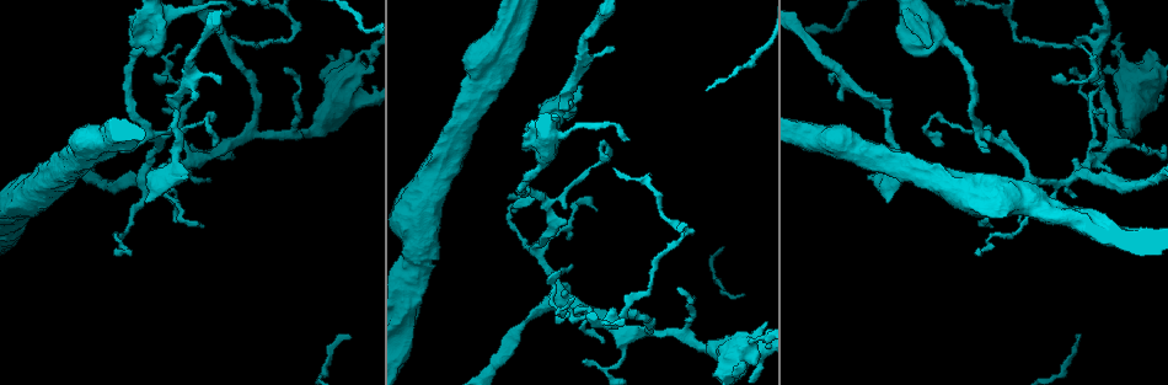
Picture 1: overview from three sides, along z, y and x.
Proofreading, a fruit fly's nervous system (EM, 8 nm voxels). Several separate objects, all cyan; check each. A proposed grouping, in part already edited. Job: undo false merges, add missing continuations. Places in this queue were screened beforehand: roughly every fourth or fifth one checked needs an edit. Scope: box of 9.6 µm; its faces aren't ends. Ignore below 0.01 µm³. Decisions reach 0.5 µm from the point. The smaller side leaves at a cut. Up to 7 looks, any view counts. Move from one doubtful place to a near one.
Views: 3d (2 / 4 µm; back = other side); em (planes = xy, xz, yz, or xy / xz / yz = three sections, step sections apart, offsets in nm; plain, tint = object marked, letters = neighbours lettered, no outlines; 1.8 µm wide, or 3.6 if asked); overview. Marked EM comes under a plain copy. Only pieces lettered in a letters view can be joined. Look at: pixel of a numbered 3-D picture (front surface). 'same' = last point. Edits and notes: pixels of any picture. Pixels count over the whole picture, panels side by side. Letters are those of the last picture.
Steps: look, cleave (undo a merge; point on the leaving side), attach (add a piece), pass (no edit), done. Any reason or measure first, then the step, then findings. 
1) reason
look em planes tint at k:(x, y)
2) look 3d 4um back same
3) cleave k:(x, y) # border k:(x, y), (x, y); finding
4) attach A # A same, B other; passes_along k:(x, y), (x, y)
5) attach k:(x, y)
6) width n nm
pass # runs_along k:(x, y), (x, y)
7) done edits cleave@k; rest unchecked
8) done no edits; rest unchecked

branch stops here
look 3d 2um at 1:(583, 86)

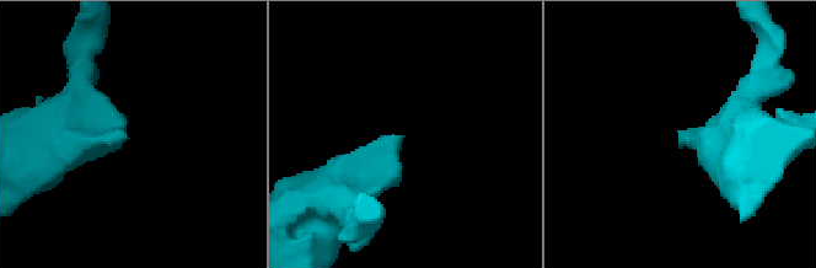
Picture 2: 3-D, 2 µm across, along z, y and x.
look em 3.6um planes letters at 2:(401, 139)

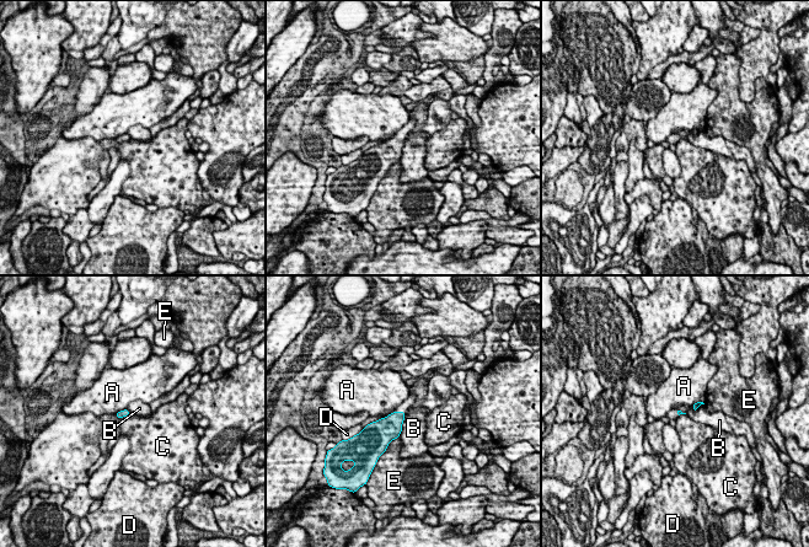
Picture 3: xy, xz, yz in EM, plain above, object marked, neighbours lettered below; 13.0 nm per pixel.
longest_contact B 340 nm
pass # A other, B other, C other, D other, E other; none of them fits

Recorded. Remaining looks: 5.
a narrow waist
look 3d 2um at 1:(889, 108)

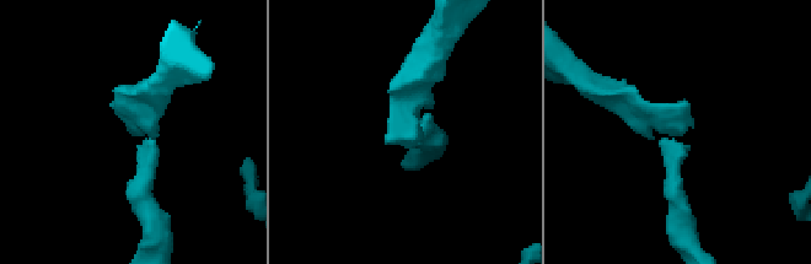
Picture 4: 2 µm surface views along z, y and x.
arm_widths 190, 220 nm; shape alone is not enough
look em planes letters at 4:(418, 125)

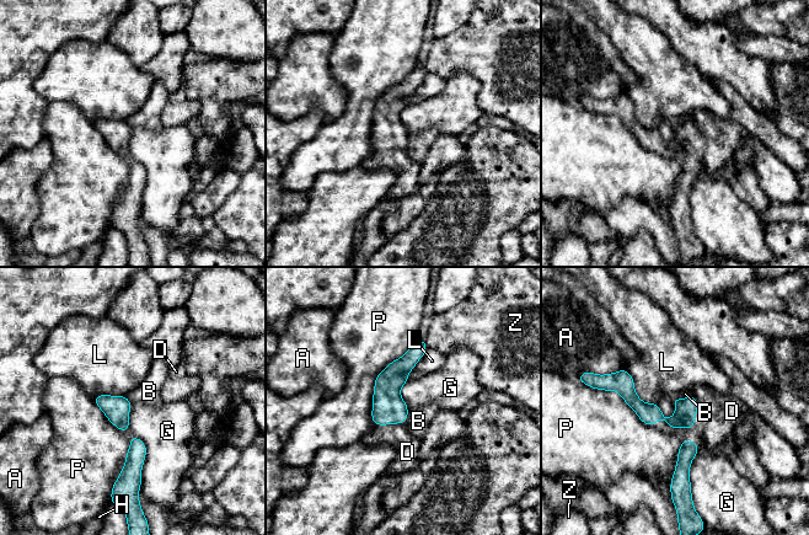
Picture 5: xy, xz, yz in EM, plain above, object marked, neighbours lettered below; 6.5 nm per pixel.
attach D # A other, B other, D same, G other, H other, L other, P other, Z other; passes_along 5:(389, 407), (379, 424), (406, 450); it goes on there

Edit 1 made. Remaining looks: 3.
narrows sharply
look em xz step 8 tint at 1:(552, 295)

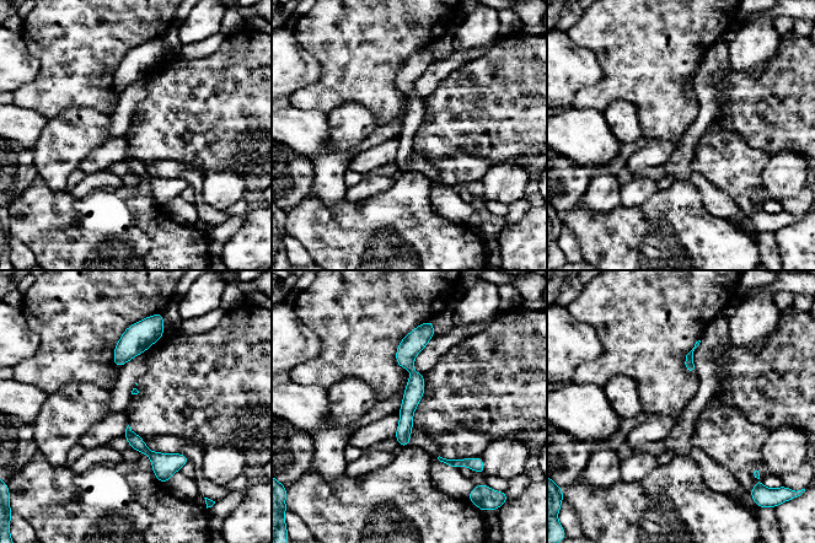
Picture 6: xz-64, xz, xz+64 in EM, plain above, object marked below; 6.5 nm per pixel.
look em planes letters same

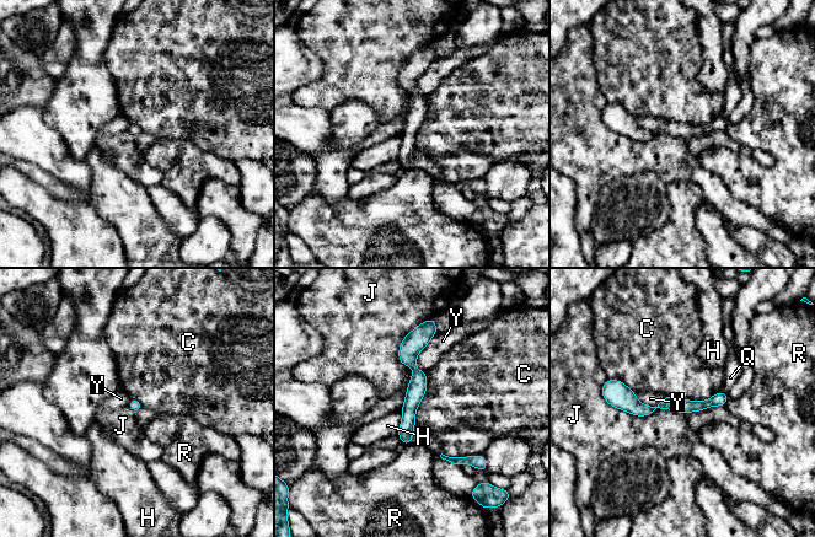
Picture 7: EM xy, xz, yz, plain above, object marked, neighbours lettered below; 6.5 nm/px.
pass # C other, H other, J other, Q other, R other, Y other; border 7:(719, 390), (704, 399), (665, 397); continuous, no second neuron

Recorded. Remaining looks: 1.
done edits attach@5; rest unchecked

